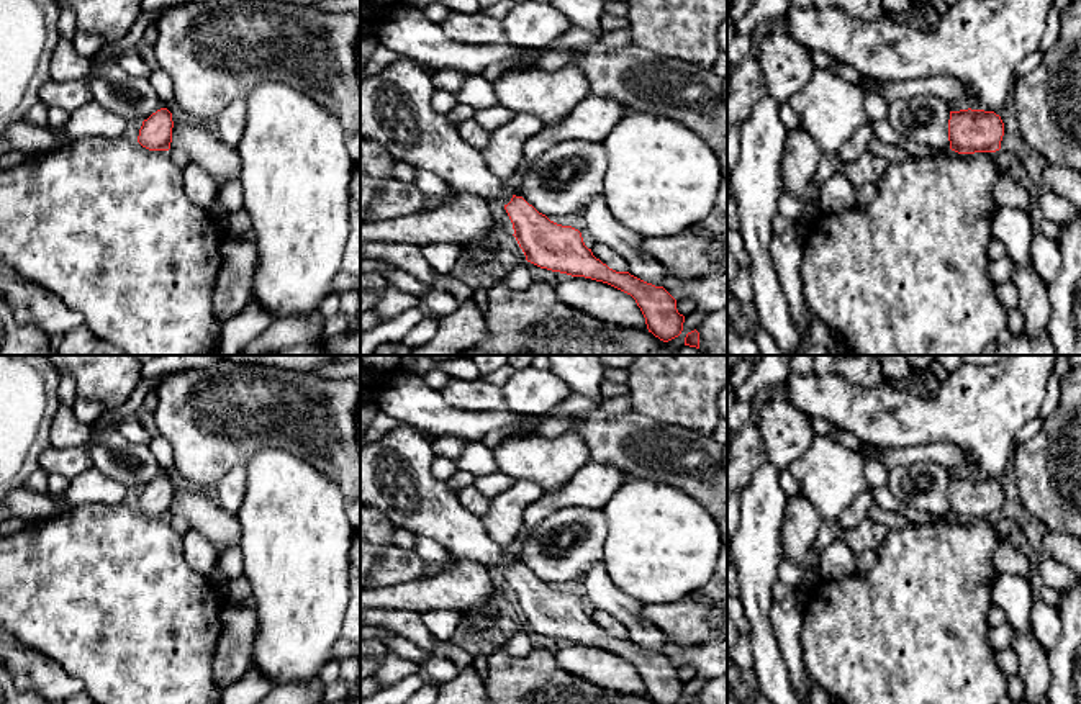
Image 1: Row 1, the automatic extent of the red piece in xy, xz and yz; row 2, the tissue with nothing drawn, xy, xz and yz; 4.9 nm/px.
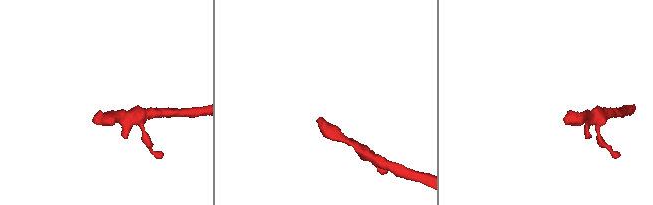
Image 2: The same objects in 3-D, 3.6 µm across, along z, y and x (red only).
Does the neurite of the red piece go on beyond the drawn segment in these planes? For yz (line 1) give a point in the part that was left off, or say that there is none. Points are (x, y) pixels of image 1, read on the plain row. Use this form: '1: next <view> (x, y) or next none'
1: next none

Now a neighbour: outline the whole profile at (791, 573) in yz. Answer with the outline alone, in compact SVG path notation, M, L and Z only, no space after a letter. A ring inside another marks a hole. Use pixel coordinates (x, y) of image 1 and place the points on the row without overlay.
M785 560L778 568L776 580L793 586L796 591L804 588L807 568L791 560Z

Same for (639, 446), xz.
M596 411L519 416L516 422L490 431L482 440L493 449L513 435L559 437L577 432L586 440L593 460L617 468L624 476L652 478L678 486L699 499L717 521L722 548L727 550L727 472L721 465L722 445L712 435L660 422L635 411L619 416L603 416Z

